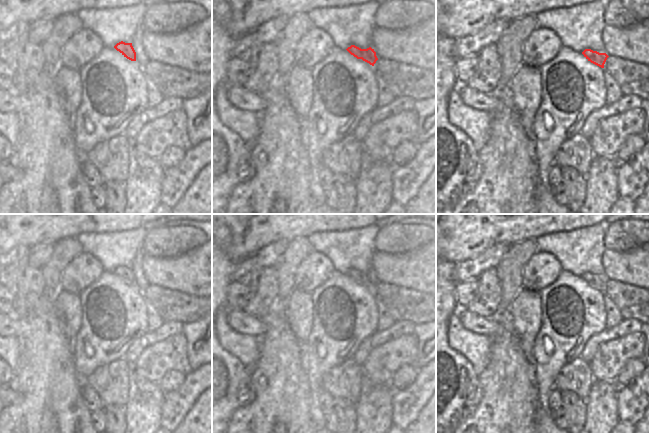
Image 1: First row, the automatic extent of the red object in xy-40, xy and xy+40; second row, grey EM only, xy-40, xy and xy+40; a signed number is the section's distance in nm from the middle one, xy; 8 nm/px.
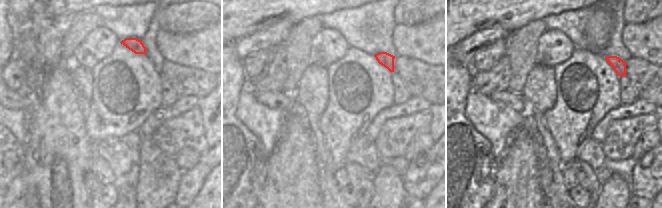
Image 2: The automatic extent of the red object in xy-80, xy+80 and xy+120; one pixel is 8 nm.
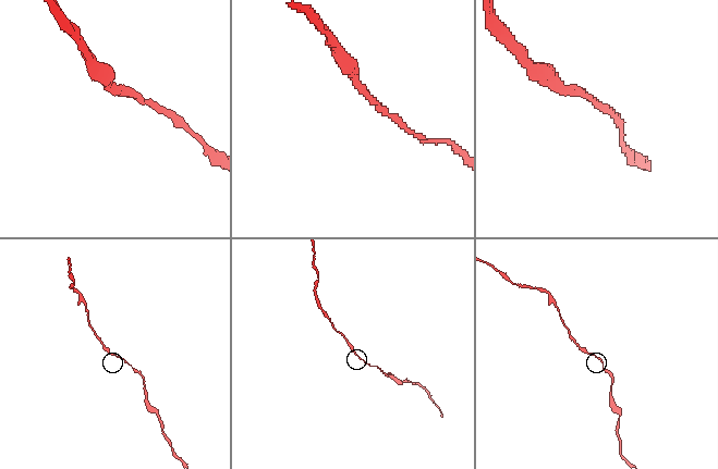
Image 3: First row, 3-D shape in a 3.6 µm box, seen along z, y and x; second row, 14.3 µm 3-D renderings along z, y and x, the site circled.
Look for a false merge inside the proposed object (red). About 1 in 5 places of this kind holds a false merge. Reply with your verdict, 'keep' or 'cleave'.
keep

